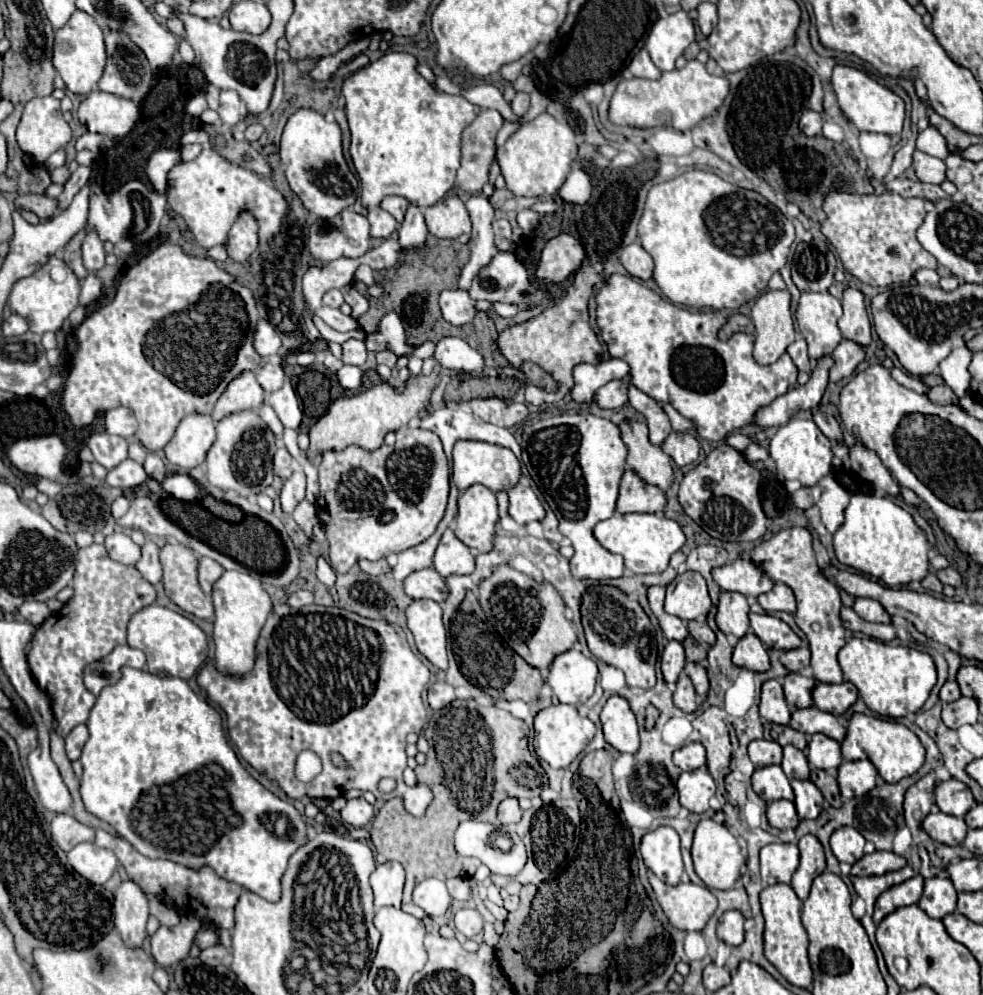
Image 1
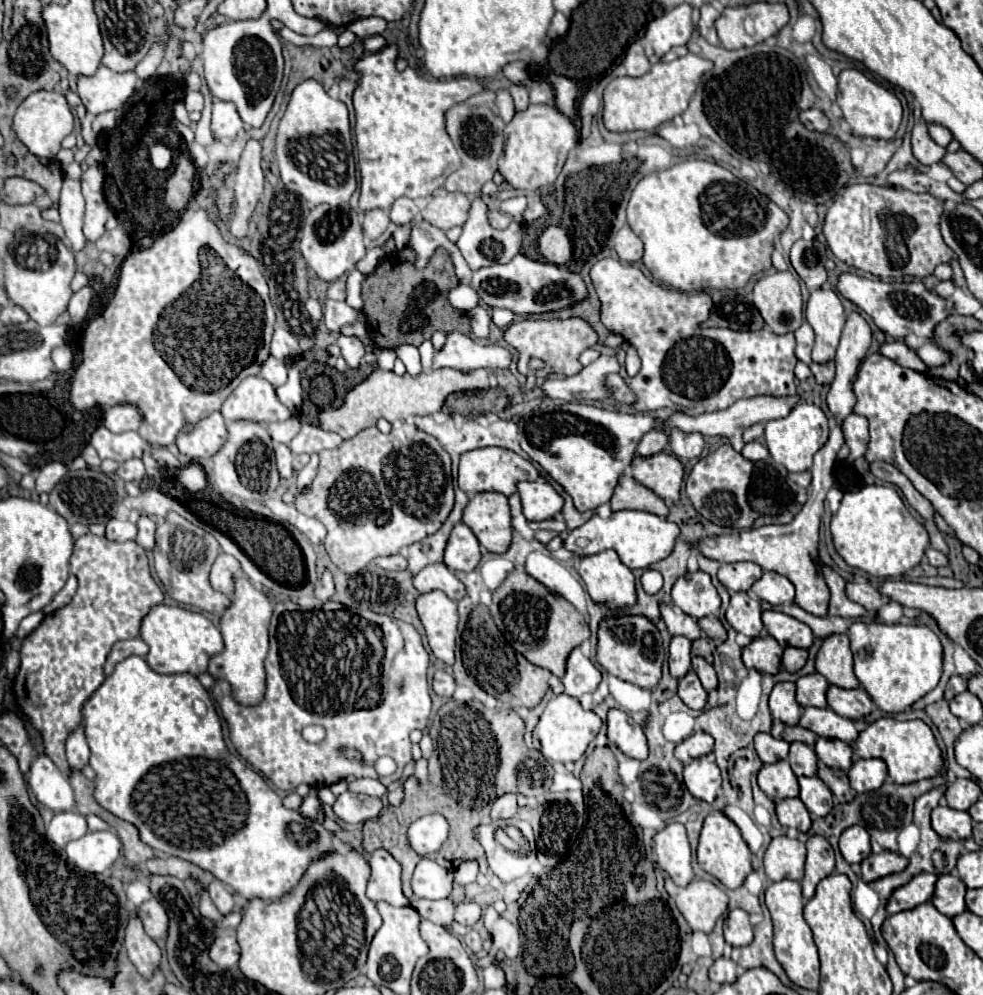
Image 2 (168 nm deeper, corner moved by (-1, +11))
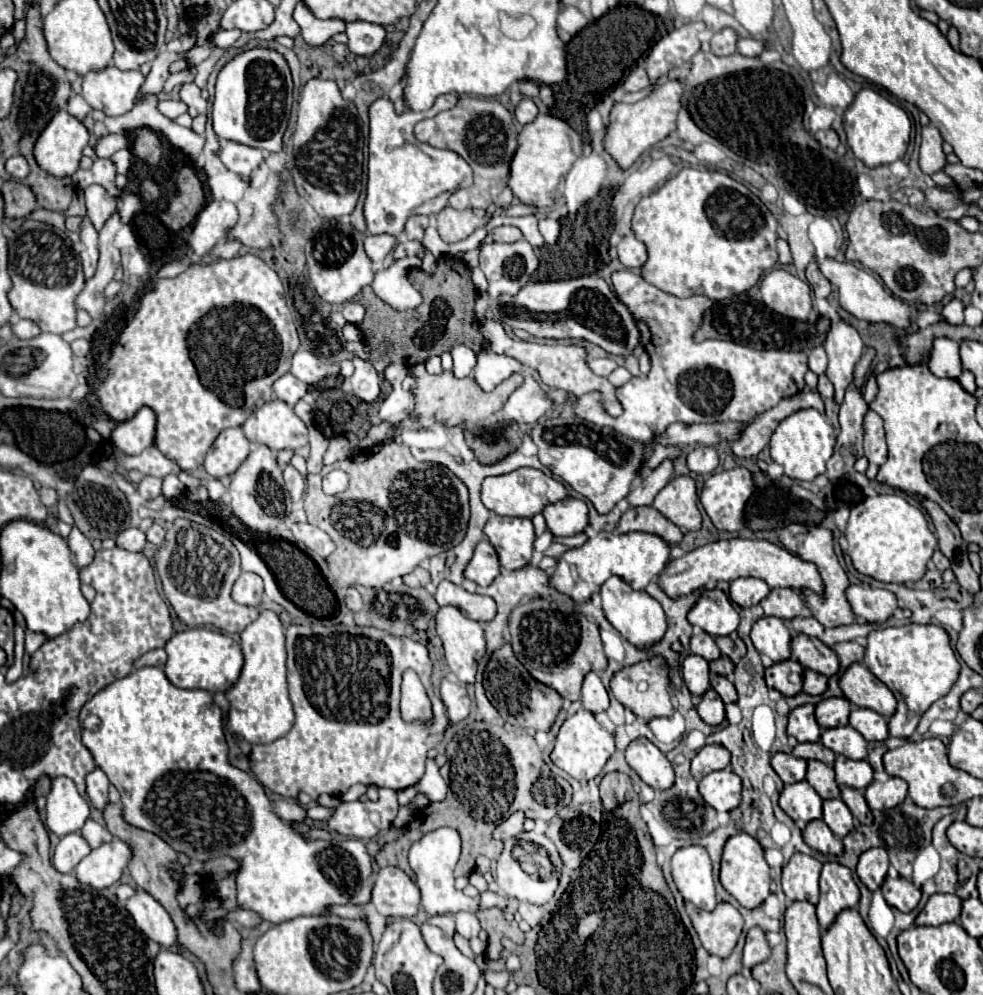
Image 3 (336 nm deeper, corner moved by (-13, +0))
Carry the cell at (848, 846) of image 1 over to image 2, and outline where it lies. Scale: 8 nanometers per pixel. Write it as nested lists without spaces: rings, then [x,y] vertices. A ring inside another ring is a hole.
[[[859,825],[845,829],[839,839],[839,849],[847,863],[861,863],[867,855],[871,855],[869,833]]]

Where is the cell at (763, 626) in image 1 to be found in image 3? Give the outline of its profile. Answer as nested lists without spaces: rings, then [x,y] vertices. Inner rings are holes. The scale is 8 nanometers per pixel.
[[[795,634],[791,640],[791,652],[797,662],[819,674],[833,676],[839,670],[835,650],[825,646],[819,638],[807,634]]]

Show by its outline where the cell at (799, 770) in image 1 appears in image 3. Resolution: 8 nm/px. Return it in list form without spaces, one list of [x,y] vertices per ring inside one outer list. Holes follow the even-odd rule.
[[[807,760],[807,782],[817,790],[821,798],[837,798],[839,786],[835,782],[835,772],[831,766],[819,760]]]

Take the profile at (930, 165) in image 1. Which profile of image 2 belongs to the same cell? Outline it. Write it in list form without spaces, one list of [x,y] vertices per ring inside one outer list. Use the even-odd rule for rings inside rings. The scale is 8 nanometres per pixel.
[[[917,121],[911,133],[911,145],[913,145],[913,155],[919,163],[923,165],[933,165],[939,163],[943,159],[943,155],[947,153],[943,147],[939,147],[931,137],[929,137],[929,129],[925,121]]]

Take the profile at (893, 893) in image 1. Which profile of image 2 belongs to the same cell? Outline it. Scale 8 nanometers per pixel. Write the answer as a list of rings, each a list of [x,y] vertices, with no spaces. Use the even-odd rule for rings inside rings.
[[[919,873],[915,875],[903,889],[897,889],[889,903],[887,903],[887,913],[895,915],[907,909],[913,909],[921,903],[931,901],[933,891],[935,891],[935,883],[937,883],[937,875],[935,873]]]

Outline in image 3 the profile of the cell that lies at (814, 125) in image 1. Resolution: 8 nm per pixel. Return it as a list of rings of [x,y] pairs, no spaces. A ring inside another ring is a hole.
[[[819,130],[819,132],[815,132],[815,138],[819,140],[819,144],[823,144],[825,148],[831,148],[831,150],[835,150],[837,146],[839,146],[839,136],[837,136],[837,132],[835,130]]]

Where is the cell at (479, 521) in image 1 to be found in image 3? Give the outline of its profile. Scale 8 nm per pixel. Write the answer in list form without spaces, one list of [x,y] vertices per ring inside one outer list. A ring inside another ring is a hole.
[[[493,514],[485,524],[485,536],[497,550],[505,570],[517,570],[529,564],[533,554],[533,524],[529,518],[509,518]]]

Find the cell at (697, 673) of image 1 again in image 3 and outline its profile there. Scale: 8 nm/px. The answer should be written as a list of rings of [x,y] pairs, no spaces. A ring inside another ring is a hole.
[[[711,674],[711,688],[721,696],[721,700],[723,700],[725,704],[727,704],[727,702],[735,702],[735,700],[737,700],[735,686],[733,686],[725,676]]]

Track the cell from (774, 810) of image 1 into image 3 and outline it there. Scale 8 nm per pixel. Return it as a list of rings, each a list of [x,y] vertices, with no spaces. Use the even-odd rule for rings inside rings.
[[[811,820],[803,828],[803,840],[813,850],[819,850],[823,854],[835,854],[839,856],[843,852],[843,844],[839,838],[833,836],[833,832],[827,828],[823,820]]]

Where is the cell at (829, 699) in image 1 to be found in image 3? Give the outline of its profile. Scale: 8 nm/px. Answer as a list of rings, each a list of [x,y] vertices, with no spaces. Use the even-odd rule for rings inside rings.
[[[853,708],[849,716],[849,724],[863,734],[865,740],[885,740],[889,736],[887,732],[887,720],[879,716],[879,712],[869,708]]]

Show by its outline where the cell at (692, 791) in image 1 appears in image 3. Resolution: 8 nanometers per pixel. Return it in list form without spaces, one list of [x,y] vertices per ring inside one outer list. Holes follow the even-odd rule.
[[[731,768],[715,770],[699,782],[699,794],[717,812],[729,812],[741,800],[741,780]]]

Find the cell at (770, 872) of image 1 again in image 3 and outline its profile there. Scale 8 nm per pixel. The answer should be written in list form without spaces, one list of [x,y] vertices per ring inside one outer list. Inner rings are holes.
[[[795,852],[791,860],[783,866],[781,884],[787,900],[789,902],[807,900],[811,904],[817,904],[819,872],[821,872],[821,862],[817,858]]]

